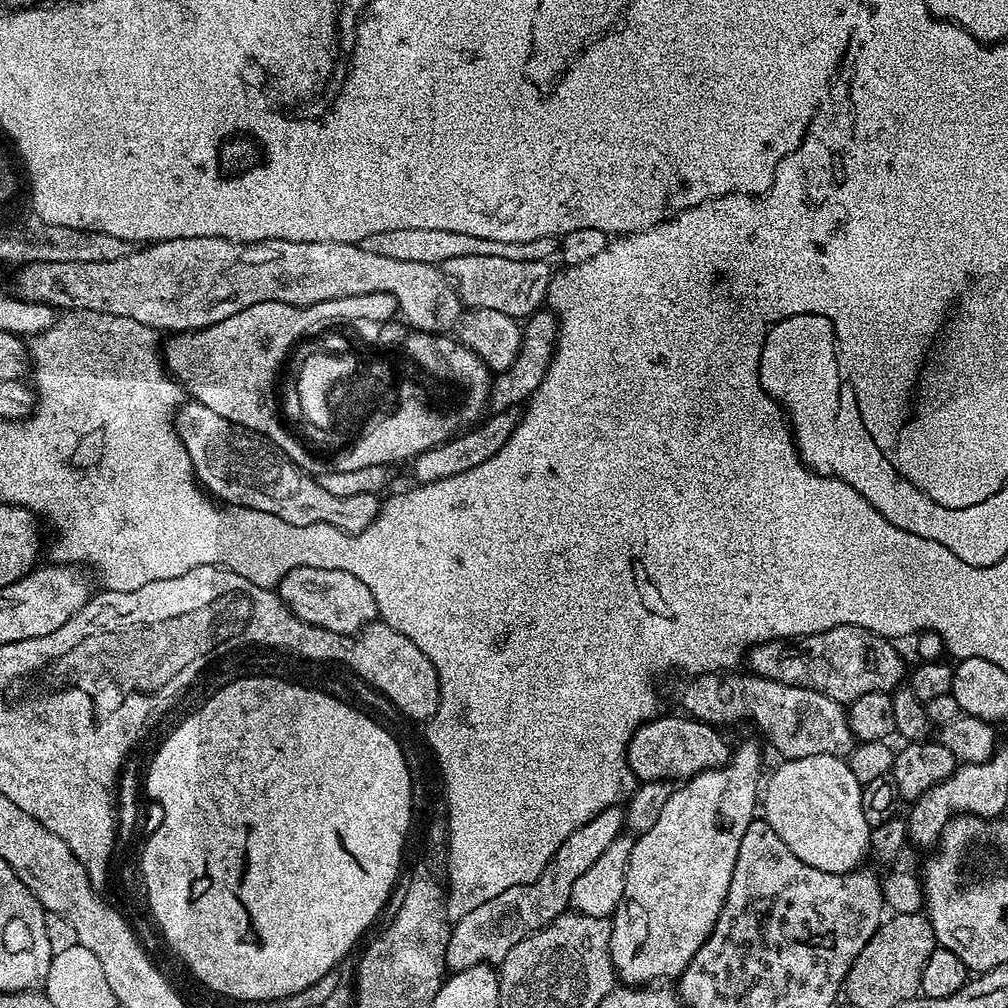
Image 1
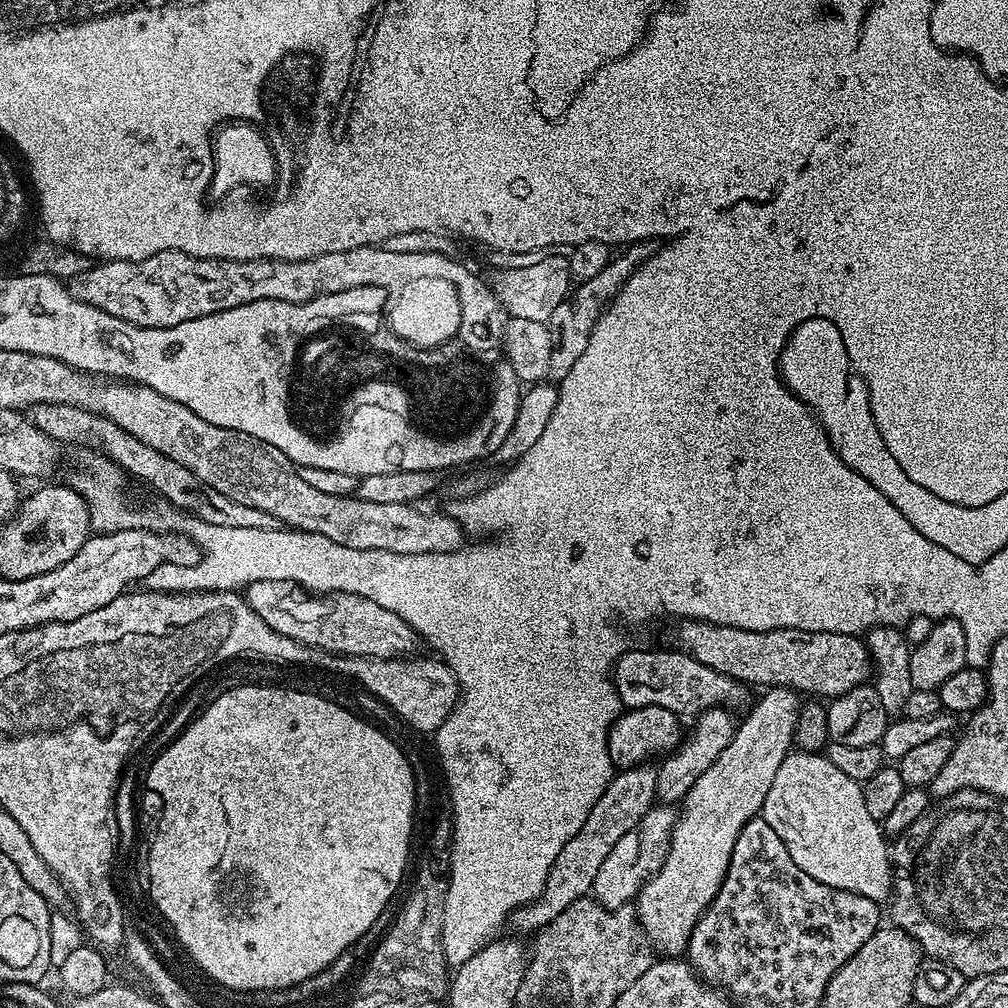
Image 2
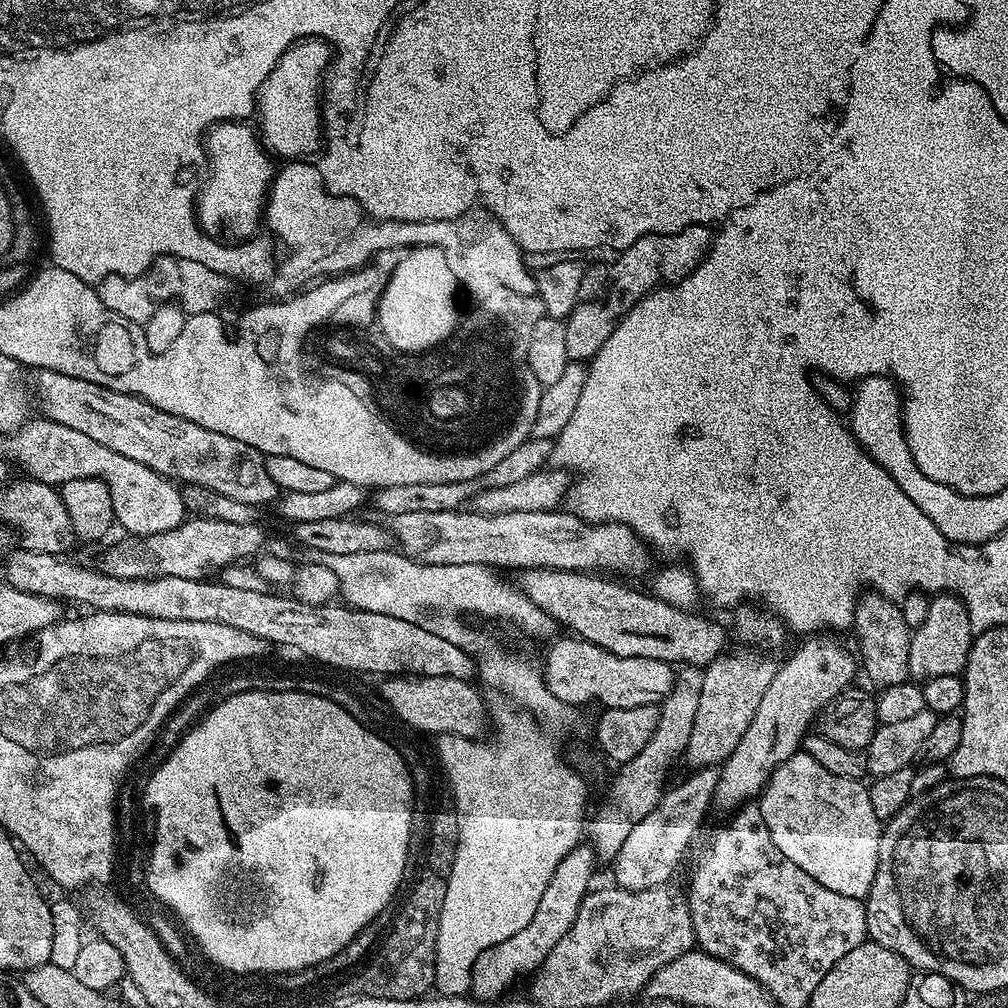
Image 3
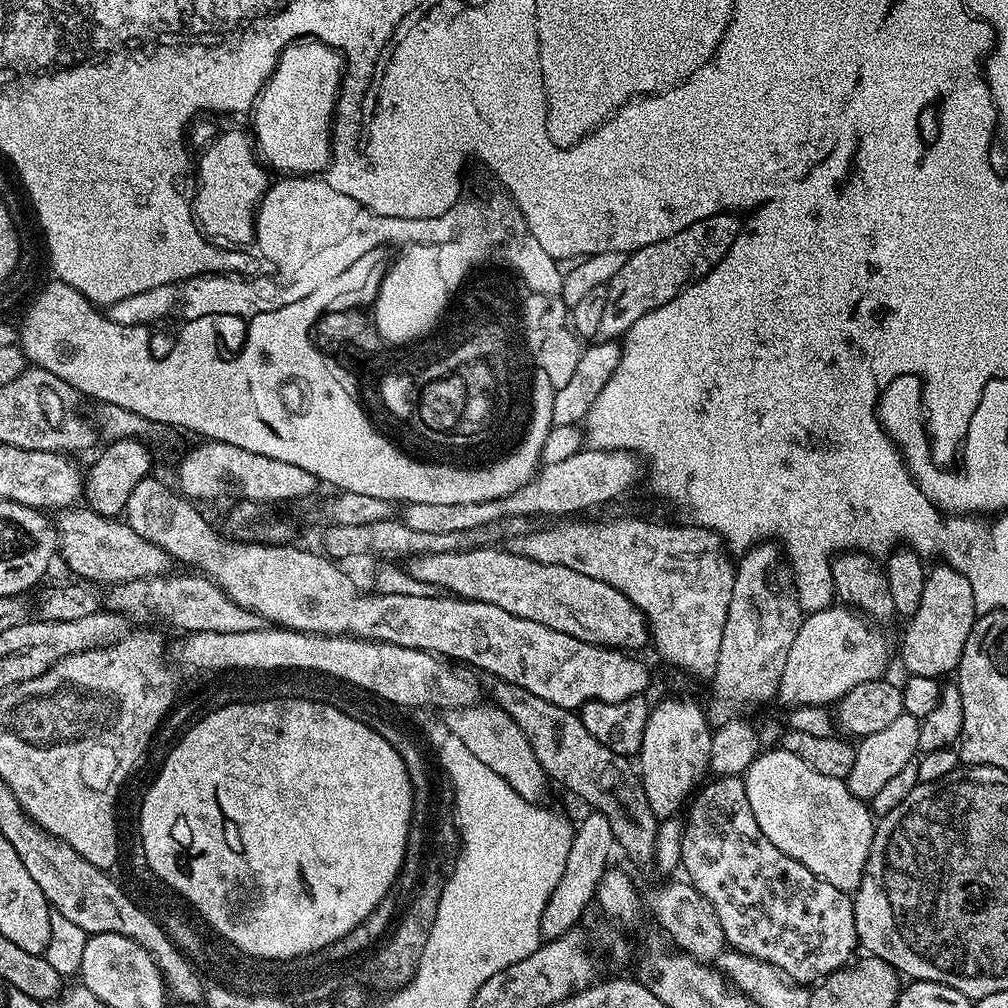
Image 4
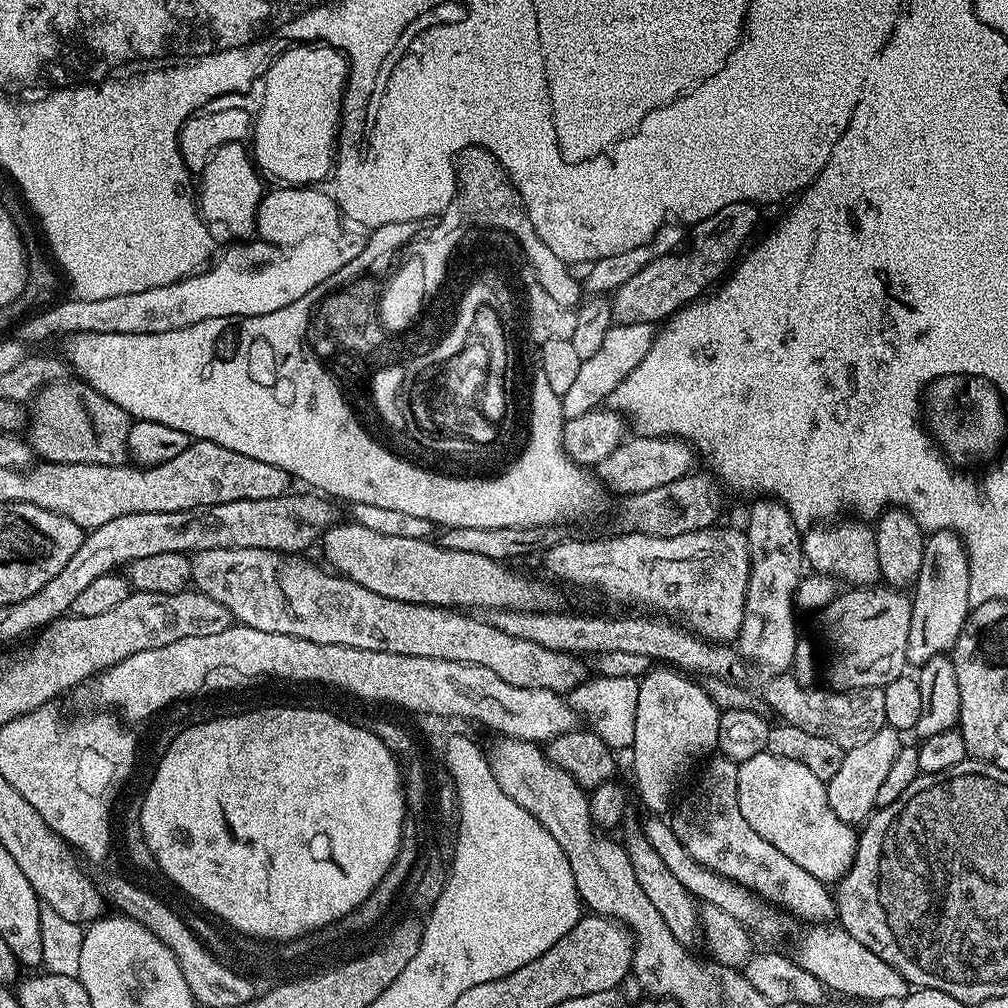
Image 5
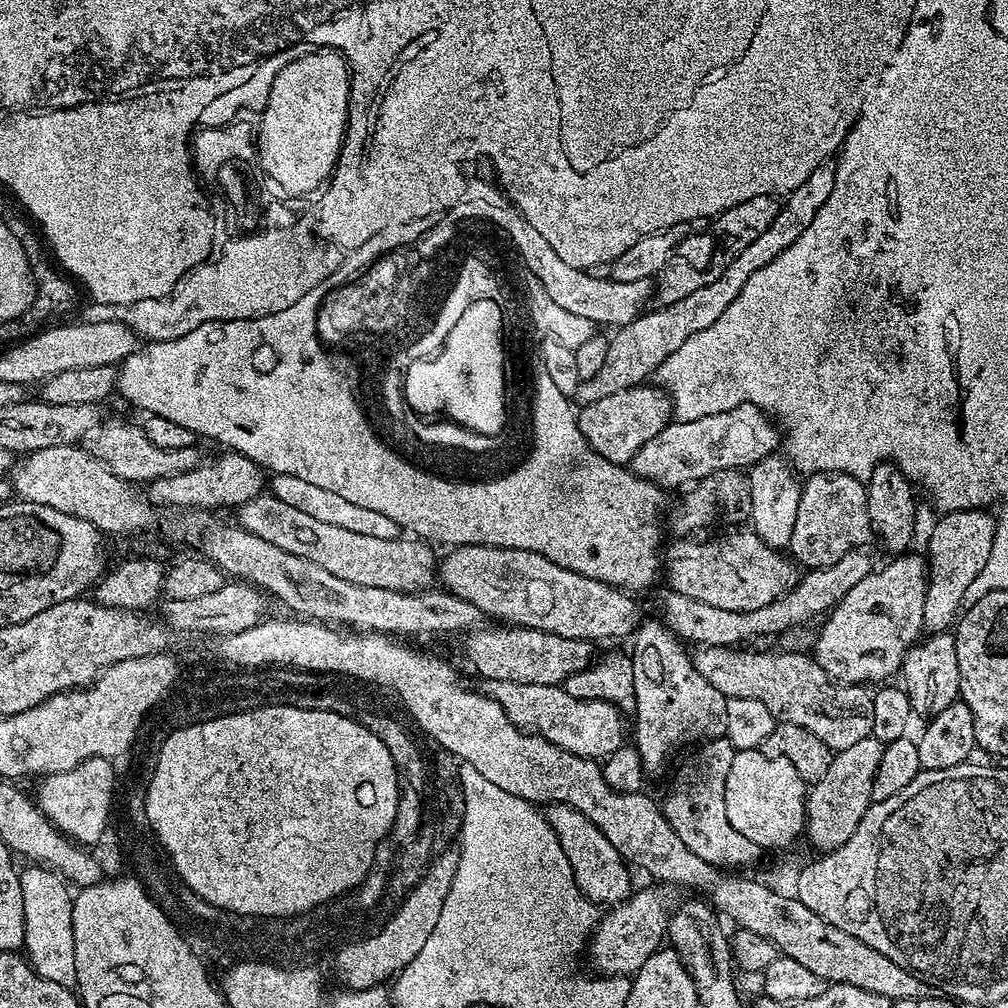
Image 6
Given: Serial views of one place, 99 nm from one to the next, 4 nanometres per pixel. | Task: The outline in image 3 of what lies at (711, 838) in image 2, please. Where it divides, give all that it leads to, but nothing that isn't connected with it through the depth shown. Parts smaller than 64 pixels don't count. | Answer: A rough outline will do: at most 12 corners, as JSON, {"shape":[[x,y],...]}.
{"shape":[[812,634],[777,667],[714,797],[755,801],[857,657]]}

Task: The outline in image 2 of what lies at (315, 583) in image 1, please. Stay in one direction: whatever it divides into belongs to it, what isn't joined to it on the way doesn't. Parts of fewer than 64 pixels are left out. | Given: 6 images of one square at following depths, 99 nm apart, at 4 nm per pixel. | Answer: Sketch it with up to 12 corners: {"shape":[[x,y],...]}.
{"shape":[[289,580],[243,589],[278,634],[337,656],[404,658],[394,610]]}

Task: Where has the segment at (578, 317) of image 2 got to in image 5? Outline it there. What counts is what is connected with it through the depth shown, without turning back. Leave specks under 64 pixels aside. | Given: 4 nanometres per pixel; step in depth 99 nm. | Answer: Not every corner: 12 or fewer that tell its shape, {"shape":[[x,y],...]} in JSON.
{"shape":[[734,202],[611,293],[613,321],[656,326],[701,299],[756,228]]}

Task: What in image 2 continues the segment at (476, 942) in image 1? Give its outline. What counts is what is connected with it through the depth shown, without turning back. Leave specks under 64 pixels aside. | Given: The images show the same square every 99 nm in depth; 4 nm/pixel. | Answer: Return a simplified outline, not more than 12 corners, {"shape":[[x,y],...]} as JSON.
{"shape":[[652,766],[613,775],[510,924],[535,934],[591,893],[618,838],[657,801]]}

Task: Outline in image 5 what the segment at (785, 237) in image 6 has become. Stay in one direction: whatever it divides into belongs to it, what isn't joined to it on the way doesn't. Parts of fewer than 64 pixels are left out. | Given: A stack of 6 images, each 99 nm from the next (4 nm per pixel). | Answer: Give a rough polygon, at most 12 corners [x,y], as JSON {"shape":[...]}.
{"shape":[[613,323],[560,397],[564,419],[601,407],[646,358],[651,324]]}

